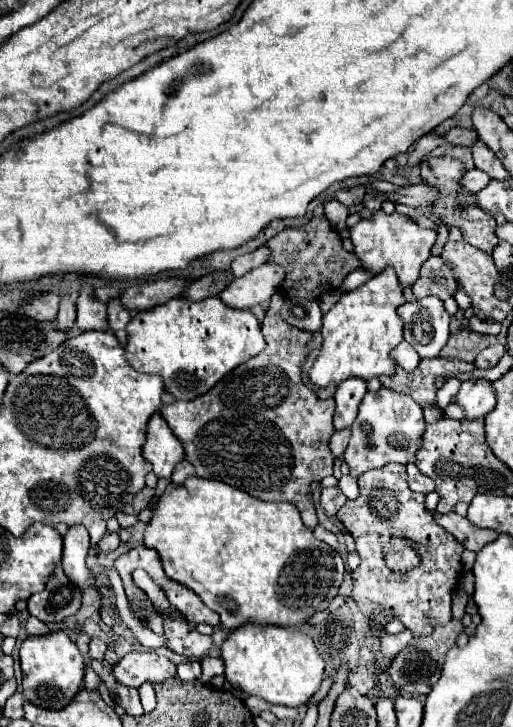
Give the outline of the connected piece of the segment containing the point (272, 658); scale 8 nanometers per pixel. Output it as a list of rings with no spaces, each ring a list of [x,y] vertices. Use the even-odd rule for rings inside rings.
[[[248,623],[228,635],[222,645],[226,679],[246,695],[256,695],[272,705],[302,707],[318,691],[324,677],[324,659],[314,641],[296,629]]]

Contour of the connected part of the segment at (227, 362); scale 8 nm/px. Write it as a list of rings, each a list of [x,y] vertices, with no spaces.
[[[176,297],[156,309],[140,311],[128,323],[126,331],[126,361],[136,371],[160,373],[166,391],[174,399],[184,401],[208,393],[224,375],[266,347],[258,319],[250,311],[226,307],[220,297],[208,297],[196,303]]]

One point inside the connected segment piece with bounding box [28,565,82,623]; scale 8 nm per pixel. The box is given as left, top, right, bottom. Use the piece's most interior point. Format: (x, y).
(60, 599)

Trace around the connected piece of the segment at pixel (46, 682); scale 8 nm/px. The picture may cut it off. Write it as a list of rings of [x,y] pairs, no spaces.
[[[56,631],[42,637],[28,637],[20,647],[20,663],[22,663],[22,695],[36,707],[44,709],[62,709],[66,707],[84,683],[84,657],[80,649],[64,631]]]

